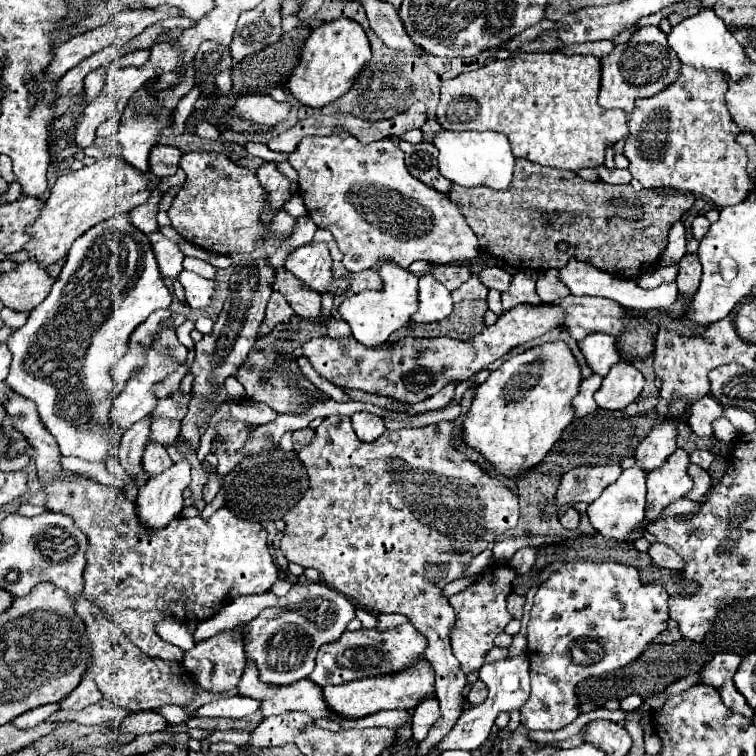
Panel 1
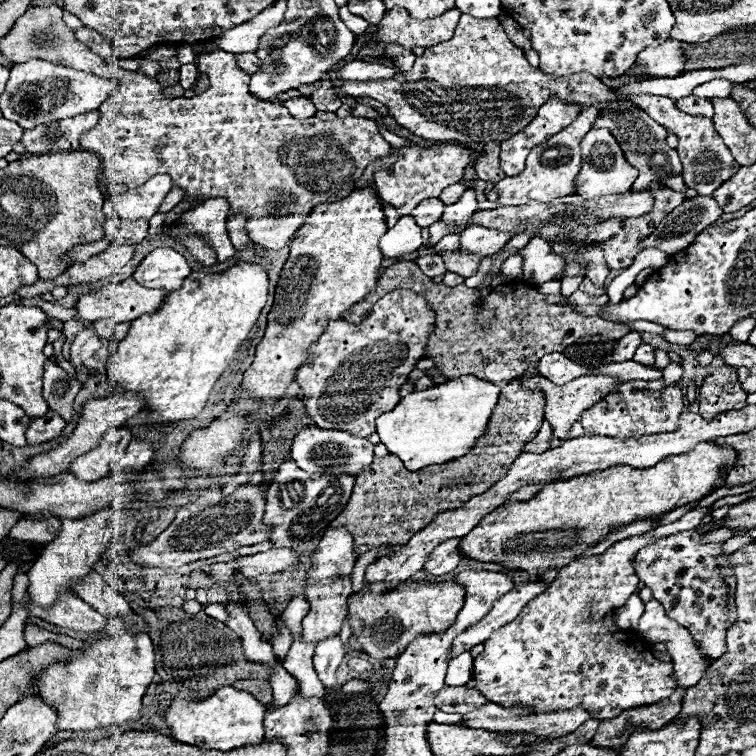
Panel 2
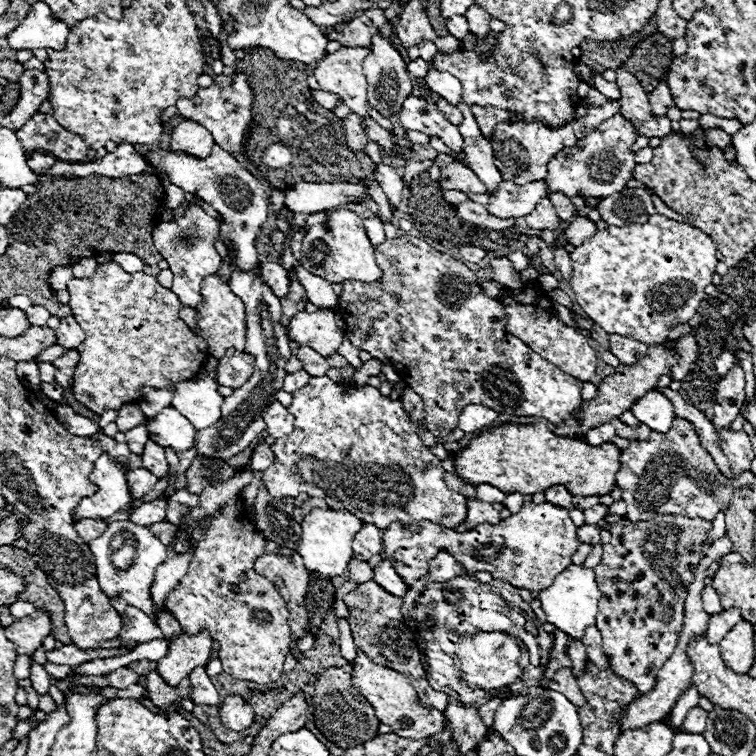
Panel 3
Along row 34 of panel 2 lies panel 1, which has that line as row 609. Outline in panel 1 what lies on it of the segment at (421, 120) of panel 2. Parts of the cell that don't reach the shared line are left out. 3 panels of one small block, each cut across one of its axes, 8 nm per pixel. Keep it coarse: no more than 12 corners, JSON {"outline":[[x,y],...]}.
{"outline":[[488,566],[448,598],[450,644],[462,672],[482,668],[512,614],[516,572]]}

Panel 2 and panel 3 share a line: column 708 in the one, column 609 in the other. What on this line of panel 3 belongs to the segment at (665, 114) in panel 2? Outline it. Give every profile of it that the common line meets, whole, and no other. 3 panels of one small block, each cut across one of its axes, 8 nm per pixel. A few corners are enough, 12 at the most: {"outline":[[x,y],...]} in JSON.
{"outline":[[614,114],[548,162],[550,192],[610,196],[638,136]]}

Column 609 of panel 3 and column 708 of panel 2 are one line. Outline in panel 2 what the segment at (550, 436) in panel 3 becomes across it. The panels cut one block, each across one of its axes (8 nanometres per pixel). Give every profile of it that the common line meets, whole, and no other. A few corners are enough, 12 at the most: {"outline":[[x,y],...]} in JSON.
{"outline":[[700,444],[502,504],[466,558],[560,570],[626,524],[708,496],[738,454]]}

